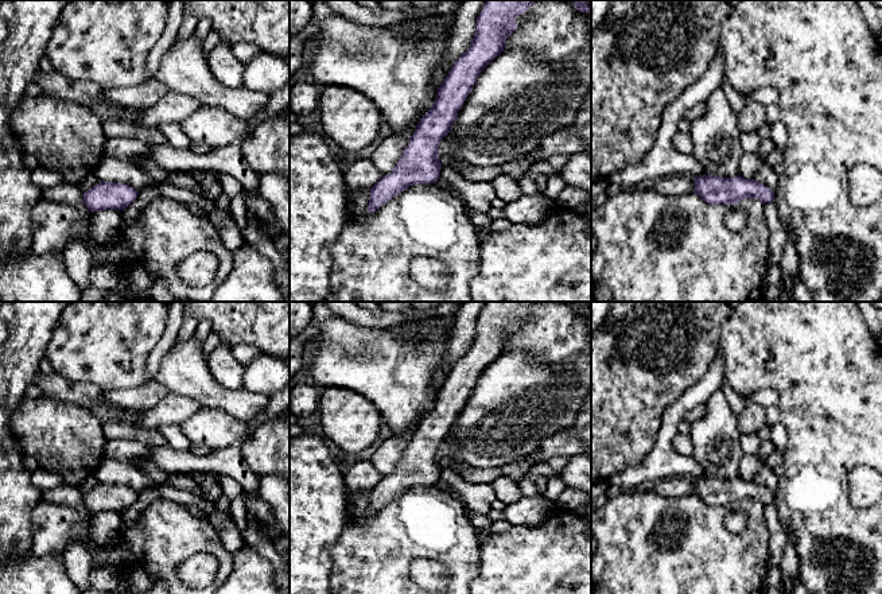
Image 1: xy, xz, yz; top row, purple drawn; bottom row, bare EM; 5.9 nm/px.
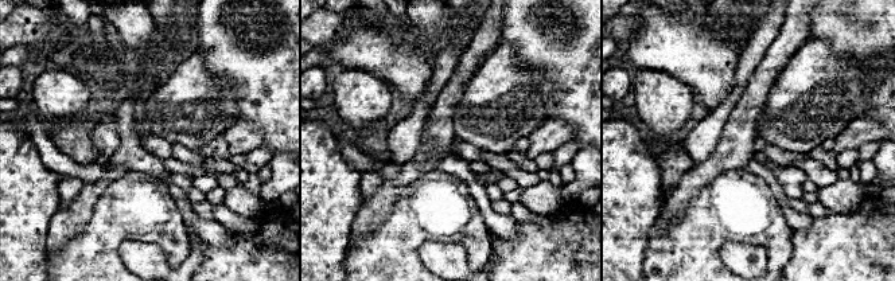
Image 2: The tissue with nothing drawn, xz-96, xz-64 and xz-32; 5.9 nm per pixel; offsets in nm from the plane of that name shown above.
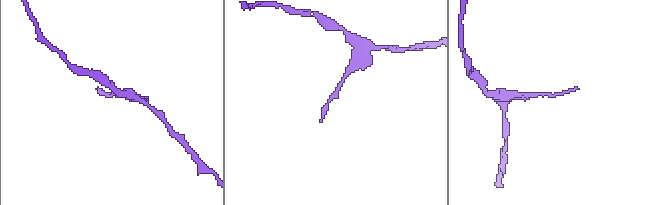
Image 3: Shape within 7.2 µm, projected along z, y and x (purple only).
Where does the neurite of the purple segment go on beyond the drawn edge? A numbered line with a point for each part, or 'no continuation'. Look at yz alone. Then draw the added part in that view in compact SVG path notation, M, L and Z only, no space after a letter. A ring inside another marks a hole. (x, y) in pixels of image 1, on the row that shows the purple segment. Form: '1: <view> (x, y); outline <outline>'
no continuation

